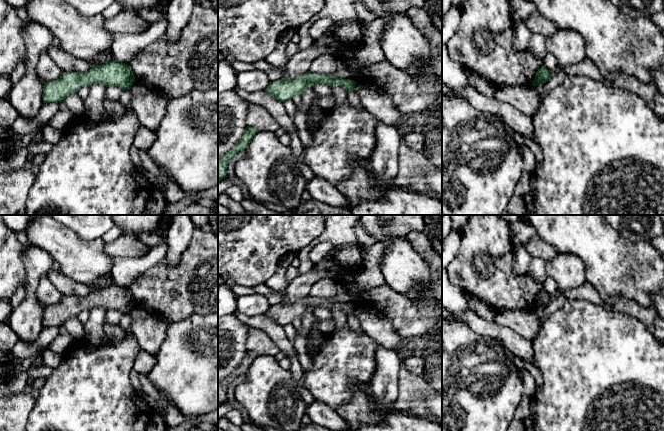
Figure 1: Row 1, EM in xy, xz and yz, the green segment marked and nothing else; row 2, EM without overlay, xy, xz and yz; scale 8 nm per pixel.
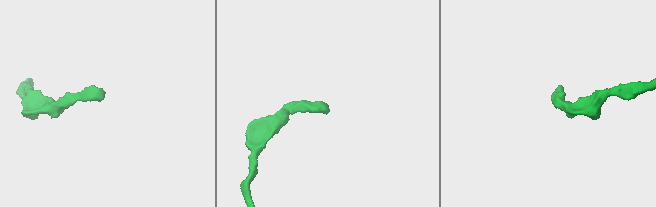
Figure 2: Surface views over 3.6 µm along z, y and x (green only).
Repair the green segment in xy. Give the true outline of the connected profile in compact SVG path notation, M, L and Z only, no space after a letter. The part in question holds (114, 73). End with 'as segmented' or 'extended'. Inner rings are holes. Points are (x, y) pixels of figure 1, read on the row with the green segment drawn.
M115 59L103 65L93 65L85 72L65 72L58 80L45 82L43 103L62 103L66 96L84 86L102 83L106 87L118 86L122 90L130 90L134 82L135 76L129 65Z; as segmented

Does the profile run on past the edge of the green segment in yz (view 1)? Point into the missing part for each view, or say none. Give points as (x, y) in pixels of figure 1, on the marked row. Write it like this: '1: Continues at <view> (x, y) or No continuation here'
1: No continuation here

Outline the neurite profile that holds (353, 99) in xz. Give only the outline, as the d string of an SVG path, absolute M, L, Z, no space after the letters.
M355 91L347 93L347 103L352 106L361 105L360 98Z

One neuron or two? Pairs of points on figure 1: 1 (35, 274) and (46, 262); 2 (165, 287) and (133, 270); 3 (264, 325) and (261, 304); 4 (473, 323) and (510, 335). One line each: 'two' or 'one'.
1: one
2: two
3: two
4: one

